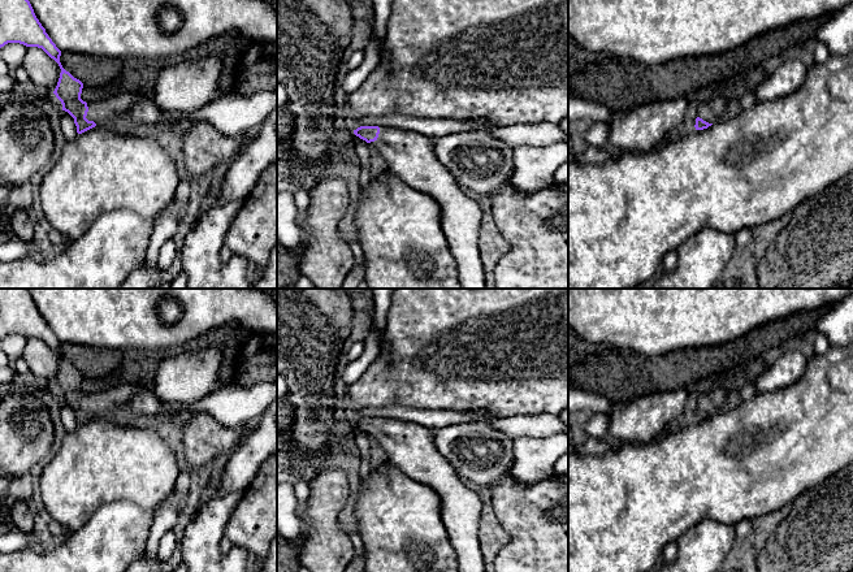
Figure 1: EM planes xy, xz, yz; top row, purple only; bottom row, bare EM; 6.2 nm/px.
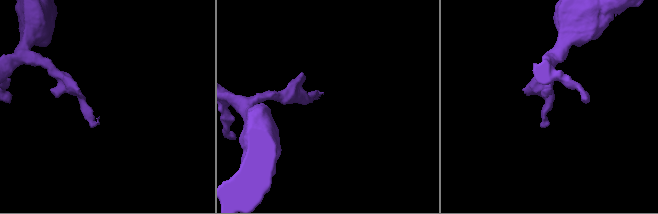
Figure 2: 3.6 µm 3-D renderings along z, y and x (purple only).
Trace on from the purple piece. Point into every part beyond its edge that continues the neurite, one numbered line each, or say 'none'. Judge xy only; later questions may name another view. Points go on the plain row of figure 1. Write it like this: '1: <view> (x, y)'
1: xy (109, 402)

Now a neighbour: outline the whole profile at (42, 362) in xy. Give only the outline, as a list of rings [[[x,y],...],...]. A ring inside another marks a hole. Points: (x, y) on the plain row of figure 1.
[[[27,338],[21,358],[35,377],[55,382],[61,360],[42,339]]]

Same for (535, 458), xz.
[[[568,432],[549,437],[514,439],[514,465],[510,476],[523,485],[534,485],[555,476],[557,460],[568,454]]]

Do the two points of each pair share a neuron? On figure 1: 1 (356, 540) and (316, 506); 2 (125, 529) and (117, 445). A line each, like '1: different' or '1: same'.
1: different
2: different

